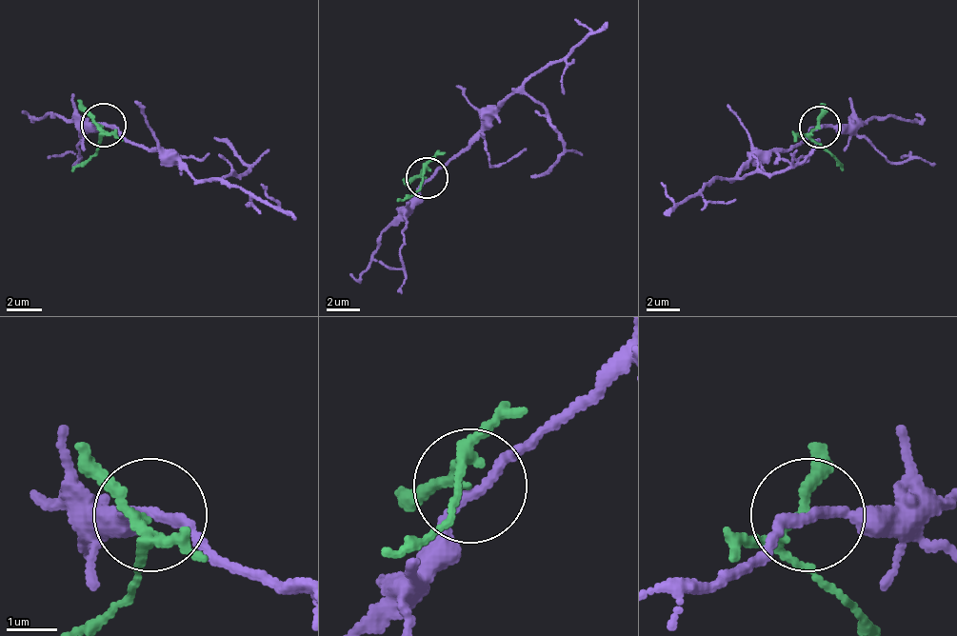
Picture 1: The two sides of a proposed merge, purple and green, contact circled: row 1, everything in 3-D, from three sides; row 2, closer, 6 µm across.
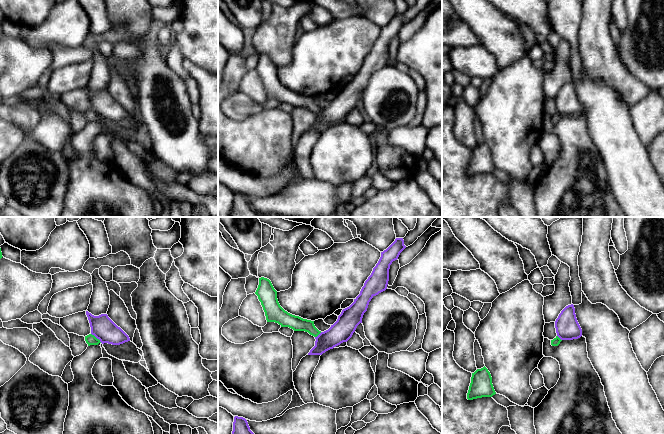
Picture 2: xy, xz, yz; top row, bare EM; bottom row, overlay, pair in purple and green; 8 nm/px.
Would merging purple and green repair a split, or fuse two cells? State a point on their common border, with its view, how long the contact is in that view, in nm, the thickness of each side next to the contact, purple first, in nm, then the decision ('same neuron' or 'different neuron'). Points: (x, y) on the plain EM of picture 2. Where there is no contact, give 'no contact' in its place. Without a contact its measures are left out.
contact xy (96, 113); length 120 nm; calibres 190 and 90 nm; different neuron

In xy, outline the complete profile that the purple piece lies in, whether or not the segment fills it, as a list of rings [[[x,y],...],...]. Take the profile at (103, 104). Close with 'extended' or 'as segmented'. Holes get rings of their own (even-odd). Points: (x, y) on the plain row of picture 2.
[[[86,87],[86,91],[90,99],[91,110],[99,115],[102,120],[120,121],[130,117],[129,112],[107,90],[94,92]]] | as segmented

